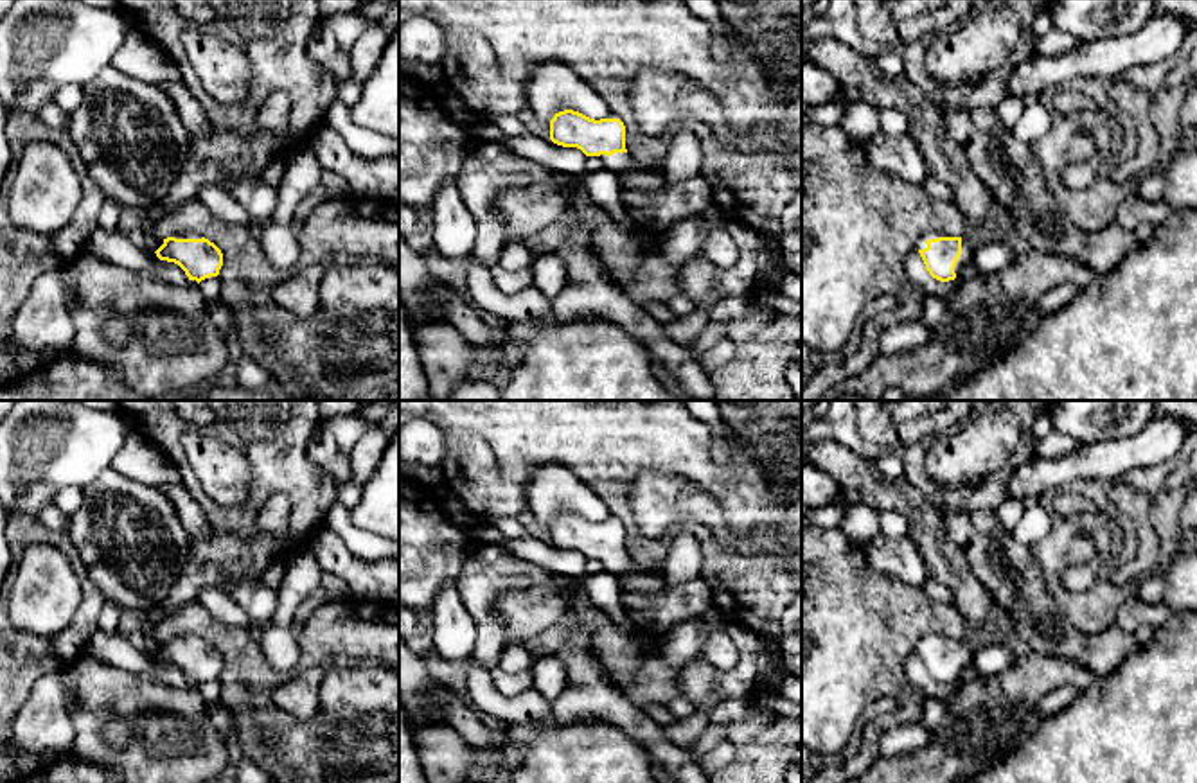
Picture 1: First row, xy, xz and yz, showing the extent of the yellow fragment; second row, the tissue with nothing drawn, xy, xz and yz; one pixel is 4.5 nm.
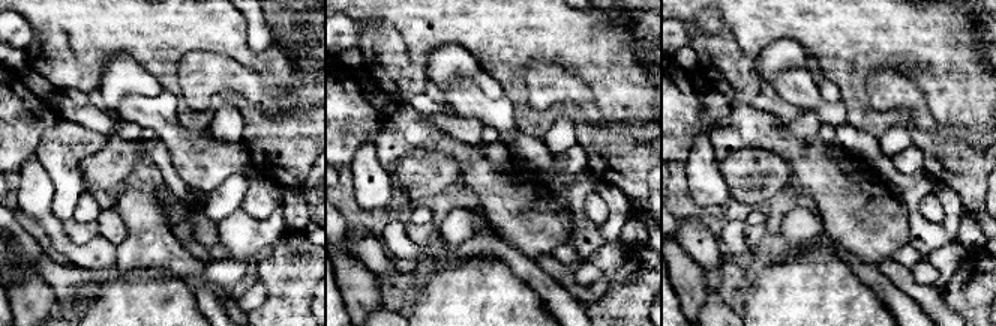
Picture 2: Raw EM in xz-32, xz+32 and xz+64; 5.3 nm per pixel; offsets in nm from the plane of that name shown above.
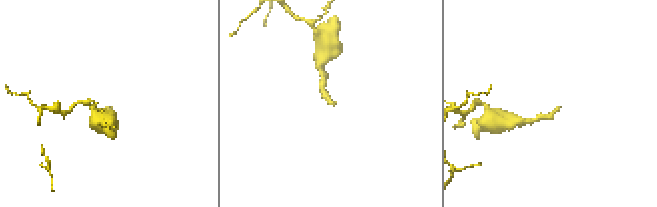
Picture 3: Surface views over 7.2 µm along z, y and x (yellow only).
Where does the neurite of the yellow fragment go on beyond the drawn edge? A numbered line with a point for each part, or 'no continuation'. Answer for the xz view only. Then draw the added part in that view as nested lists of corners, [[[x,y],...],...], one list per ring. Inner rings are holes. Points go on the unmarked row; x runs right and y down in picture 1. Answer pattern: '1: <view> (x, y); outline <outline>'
1: xz (658, 613); outline [[[629,555],[600,557],[598,560],[604,571],[620,582],[620,602],[636,627],[663,636],[679,621],[714,607],[712,589],[703,576],[672,584],[661,578],[660,569],[652,571],[661,580],[661,593],[651,594],[629,585],[631,576],[642,569]]]

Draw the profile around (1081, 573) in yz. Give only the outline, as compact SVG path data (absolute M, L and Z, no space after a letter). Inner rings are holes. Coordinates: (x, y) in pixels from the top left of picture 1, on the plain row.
M1075 553L1060 573L1064 587L1071 593L1086 593L1098 580L1098 562L1089 553Z

